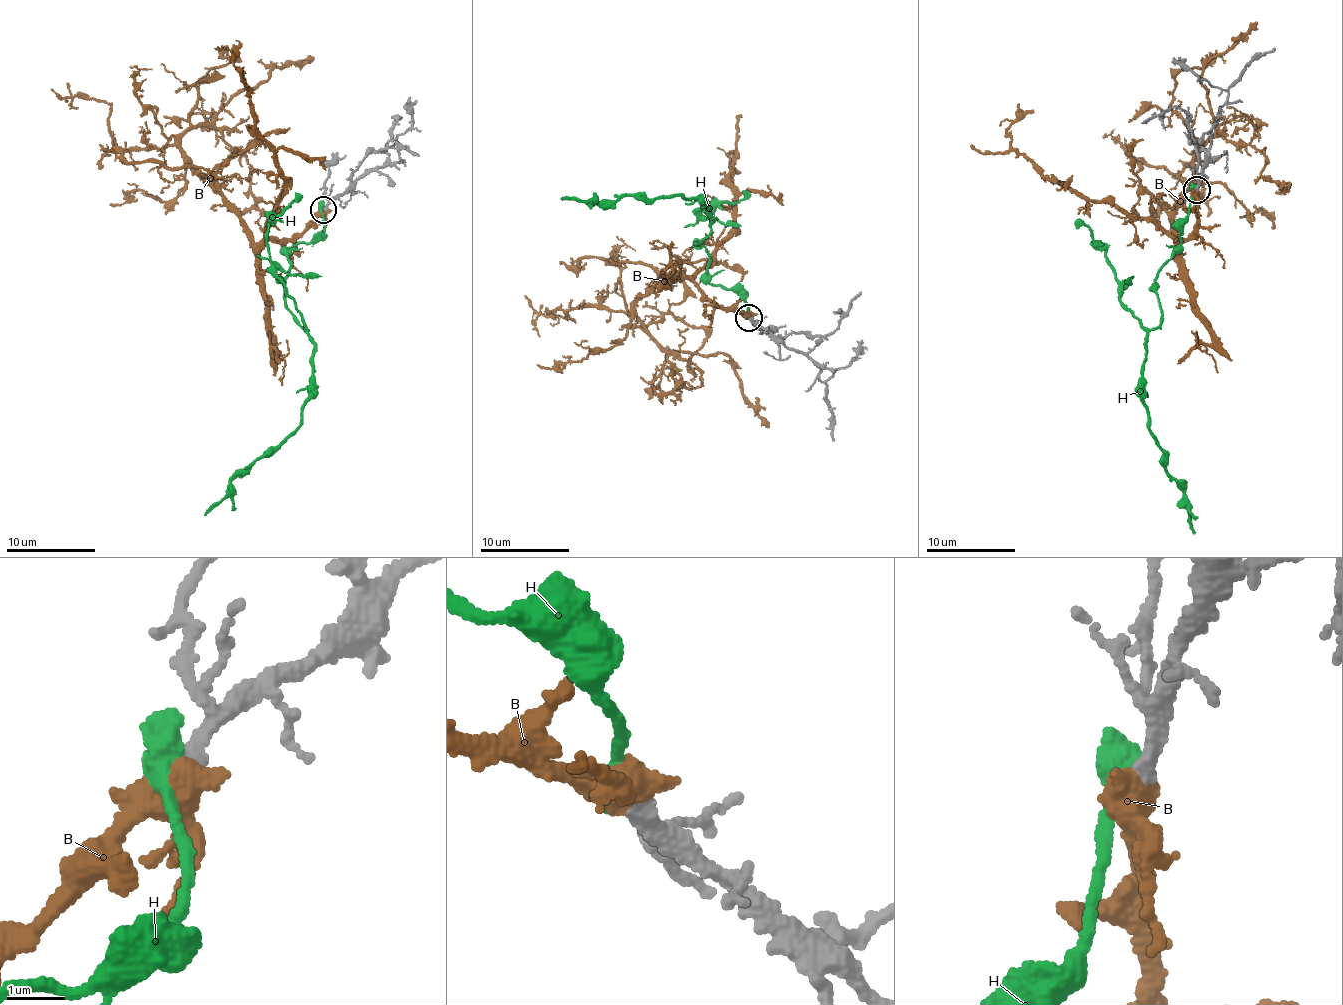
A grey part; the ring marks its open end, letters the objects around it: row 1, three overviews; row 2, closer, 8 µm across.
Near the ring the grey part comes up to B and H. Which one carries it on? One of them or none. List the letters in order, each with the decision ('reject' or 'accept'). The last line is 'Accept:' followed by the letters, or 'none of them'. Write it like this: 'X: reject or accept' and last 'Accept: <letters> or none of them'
B: accept
H: reject
Accept: B

